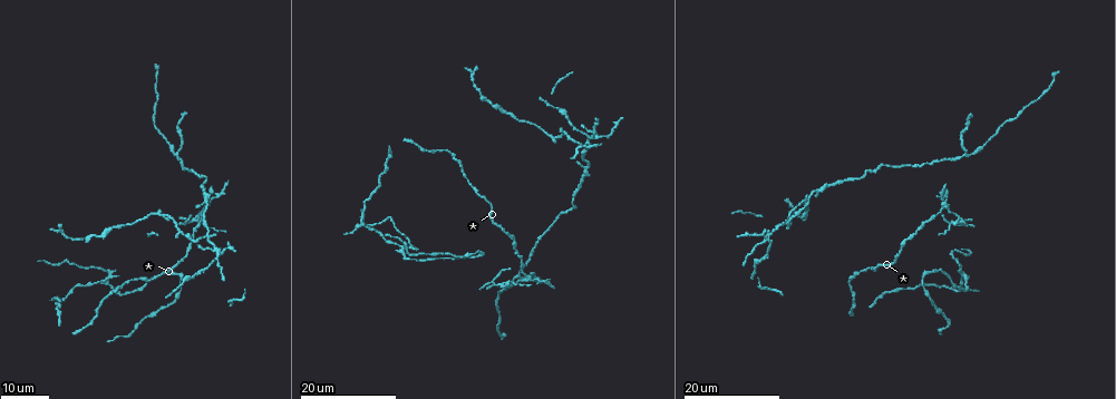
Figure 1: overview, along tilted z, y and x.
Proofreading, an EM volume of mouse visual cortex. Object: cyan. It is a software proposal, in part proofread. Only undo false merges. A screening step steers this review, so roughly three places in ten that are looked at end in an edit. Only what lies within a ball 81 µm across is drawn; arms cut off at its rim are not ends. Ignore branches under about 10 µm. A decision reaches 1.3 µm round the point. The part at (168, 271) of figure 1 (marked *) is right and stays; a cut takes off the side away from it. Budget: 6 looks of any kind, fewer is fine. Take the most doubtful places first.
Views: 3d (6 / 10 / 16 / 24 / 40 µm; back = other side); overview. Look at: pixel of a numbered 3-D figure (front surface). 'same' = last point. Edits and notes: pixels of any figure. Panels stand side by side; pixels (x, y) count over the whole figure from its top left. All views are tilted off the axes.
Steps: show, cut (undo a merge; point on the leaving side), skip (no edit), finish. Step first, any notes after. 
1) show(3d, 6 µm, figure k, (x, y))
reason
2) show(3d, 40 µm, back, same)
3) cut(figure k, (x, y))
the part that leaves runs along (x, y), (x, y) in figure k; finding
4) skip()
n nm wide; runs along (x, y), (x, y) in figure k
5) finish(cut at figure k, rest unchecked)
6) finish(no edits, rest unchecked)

show(3d, 16 µm, figure 1, (104, 281))
looks like a crossing

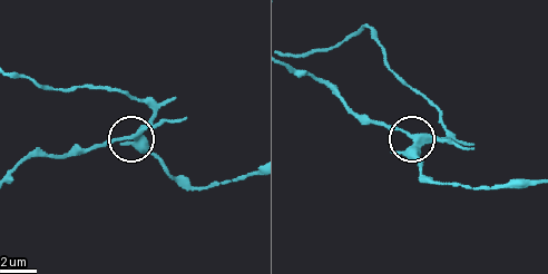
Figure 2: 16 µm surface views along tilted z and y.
show(3d, 6 µm, figure 2, (140, 138))
closer look

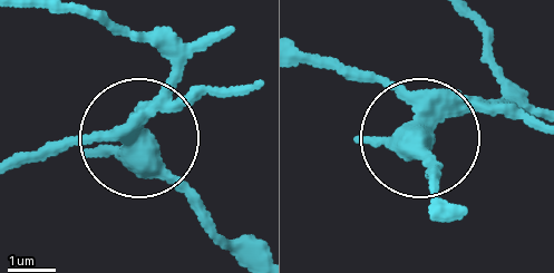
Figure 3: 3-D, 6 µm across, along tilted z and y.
skip()
one neuron here

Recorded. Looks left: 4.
show(3d, 16 µm, figure 1, (596, 135))
four arms meet

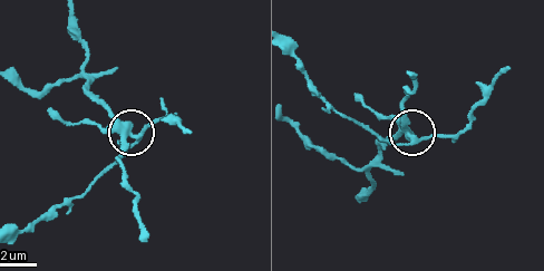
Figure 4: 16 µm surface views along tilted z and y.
show(3d, 6 µm, figure 4, (128, 134))

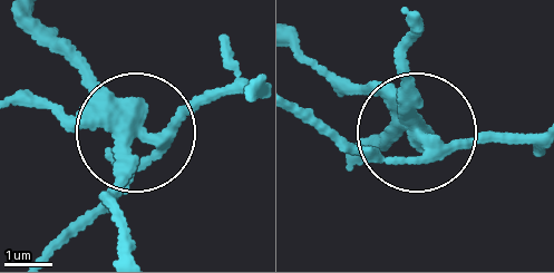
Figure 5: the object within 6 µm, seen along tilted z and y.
cut(figure 5, (377, 155))
380 nm wide; the part that leaves runs along (125, 118), (151, 161), (60, 245) in figure 5; two neurons meet here

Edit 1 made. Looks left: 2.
show(3d, 24 µm, figure 1, (945, 205))
three arms meet

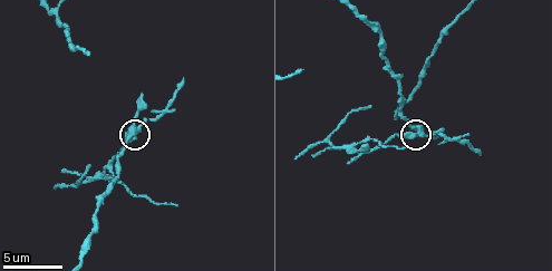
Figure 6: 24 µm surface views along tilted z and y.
show(3d, 10 µm, figure 6, (412, 135))

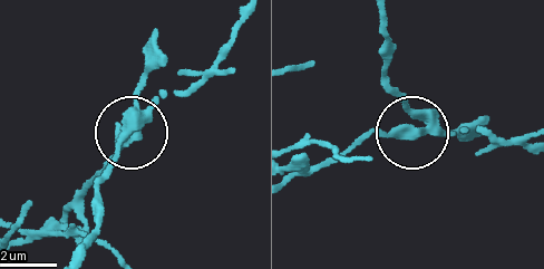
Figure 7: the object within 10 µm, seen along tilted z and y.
cut(figure 7, (390, 133))
side arm 13 µm; the part that leaves runs along (427, 130), (371, 133), (290, 172) in figure 7; a second neuron is stuck on

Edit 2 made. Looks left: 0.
finish(cut at figure 5, cut at figure 7, rest unchecked)

